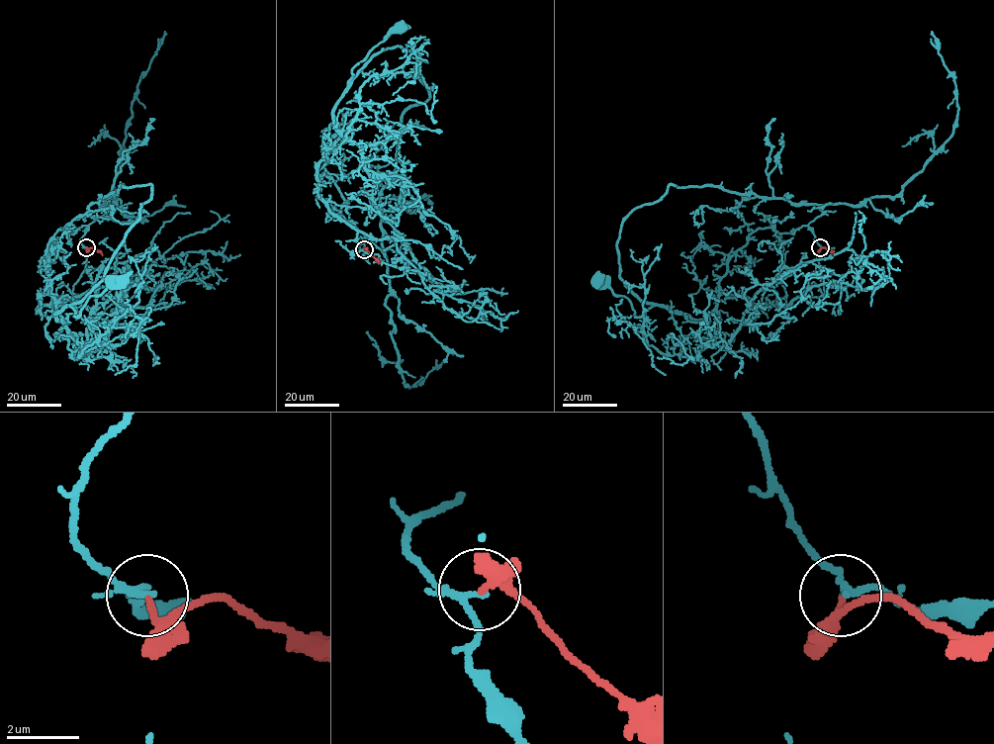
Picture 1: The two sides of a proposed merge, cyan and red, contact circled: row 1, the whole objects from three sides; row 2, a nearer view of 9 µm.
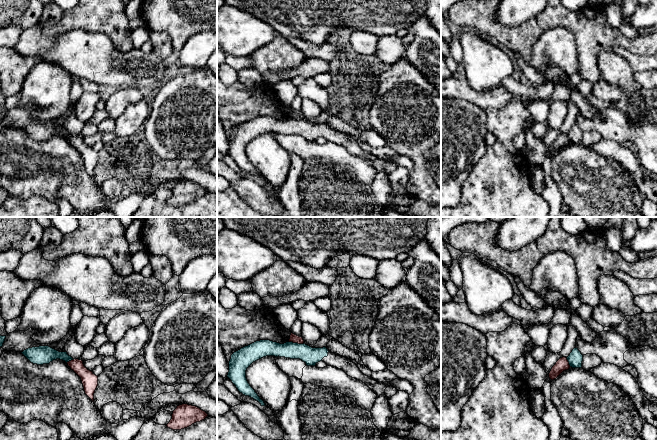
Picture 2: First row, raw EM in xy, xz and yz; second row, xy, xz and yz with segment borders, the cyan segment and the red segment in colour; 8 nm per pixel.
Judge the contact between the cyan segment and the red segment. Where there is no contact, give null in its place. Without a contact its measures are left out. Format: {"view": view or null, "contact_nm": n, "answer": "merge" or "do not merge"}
{"view": "xz", "contact_nm": 120, "answer": "do not merge"}

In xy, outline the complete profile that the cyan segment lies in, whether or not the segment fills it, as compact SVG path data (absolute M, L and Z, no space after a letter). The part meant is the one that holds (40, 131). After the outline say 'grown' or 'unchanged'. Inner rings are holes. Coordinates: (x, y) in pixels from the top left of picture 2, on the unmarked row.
M49 122L32 123L21 128L31 139L37 141L49 140L60 135L66 139L74 136L67 128L59 128Z; unchanged

